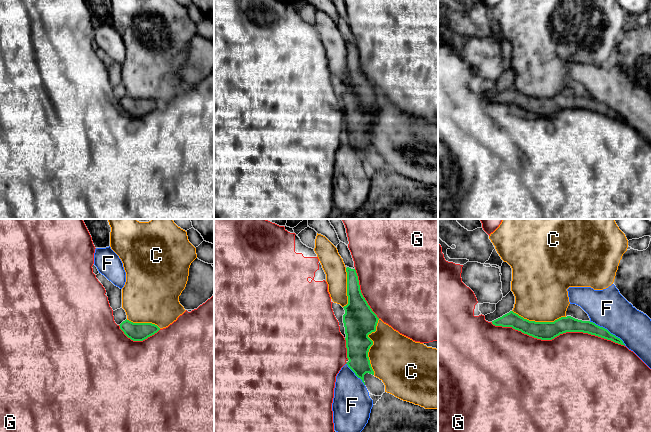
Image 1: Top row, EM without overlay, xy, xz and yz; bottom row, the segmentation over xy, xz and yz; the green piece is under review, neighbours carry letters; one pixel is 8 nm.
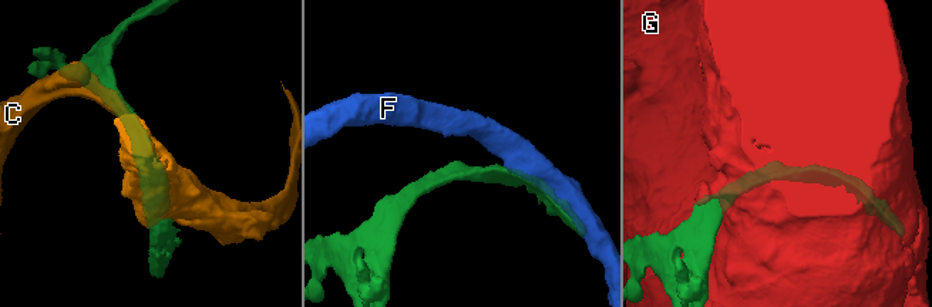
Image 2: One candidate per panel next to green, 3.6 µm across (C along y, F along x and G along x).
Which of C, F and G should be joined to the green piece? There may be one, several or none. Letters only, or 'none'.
none

